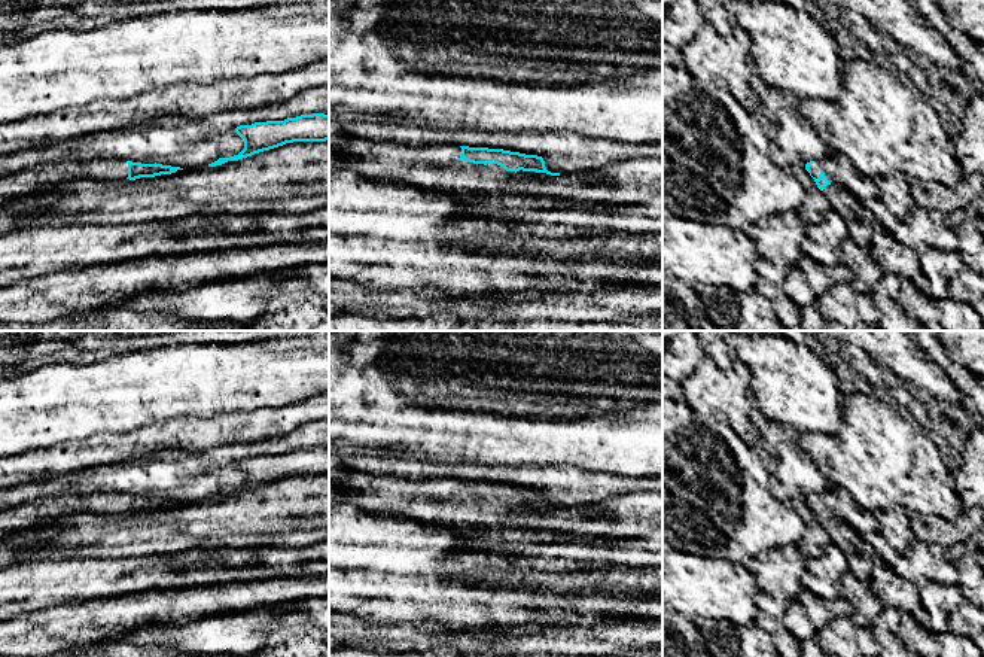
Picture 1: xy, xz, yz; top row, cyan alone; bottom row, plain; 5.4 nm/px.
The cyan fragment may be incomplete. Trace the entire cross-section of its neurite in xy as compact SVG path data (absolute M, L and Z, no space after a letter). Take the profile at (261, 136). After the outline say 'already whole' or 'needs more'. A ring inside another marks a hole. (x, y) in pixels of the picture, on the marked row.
M313 113L284 121L255 122L252 125L237 127L235 133L244 140L244 149L238 155L219 158L208 164L208 167L238 161L286 143L326 142L329 140L329 115Z; already whole

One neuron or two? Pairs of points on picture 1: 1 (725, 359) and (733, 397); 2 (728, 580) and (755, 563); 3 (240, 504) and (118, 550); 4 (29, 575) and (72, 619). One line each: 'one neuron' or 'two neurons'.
1: two neurons
2: two neurons
3: one neuron
4: two neurons

